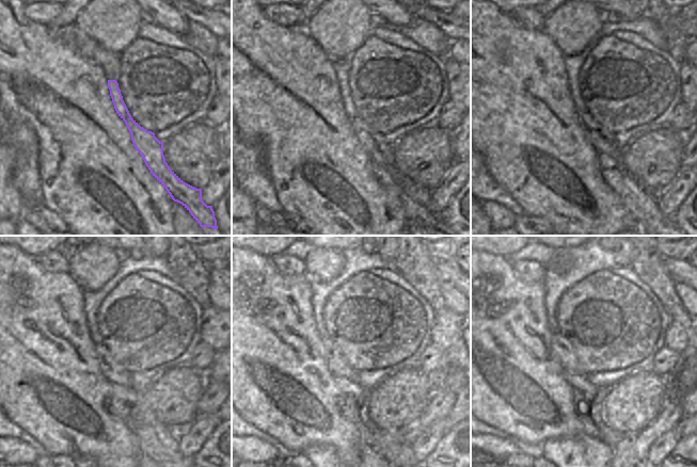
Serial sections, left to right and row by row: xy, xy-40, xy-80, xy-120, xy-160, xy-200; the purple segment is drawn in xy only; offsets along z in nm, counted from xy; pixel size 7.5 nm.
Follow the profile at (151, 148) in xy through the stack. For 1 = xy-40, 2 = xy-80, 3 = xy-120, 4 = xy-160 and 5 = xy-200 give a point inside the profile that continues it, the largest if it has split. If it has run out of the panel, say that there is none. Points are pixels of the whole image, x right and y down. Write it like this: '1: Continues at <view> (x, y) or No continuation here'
1: Continues at xy-40 (379, 150)
2: Continues at xy-80 (604, 141)
3: Continues at xy-120 (116, 374)
4: Continues at xy-160 (337, 365)
5: Continues at xy-200 (561, 348)

